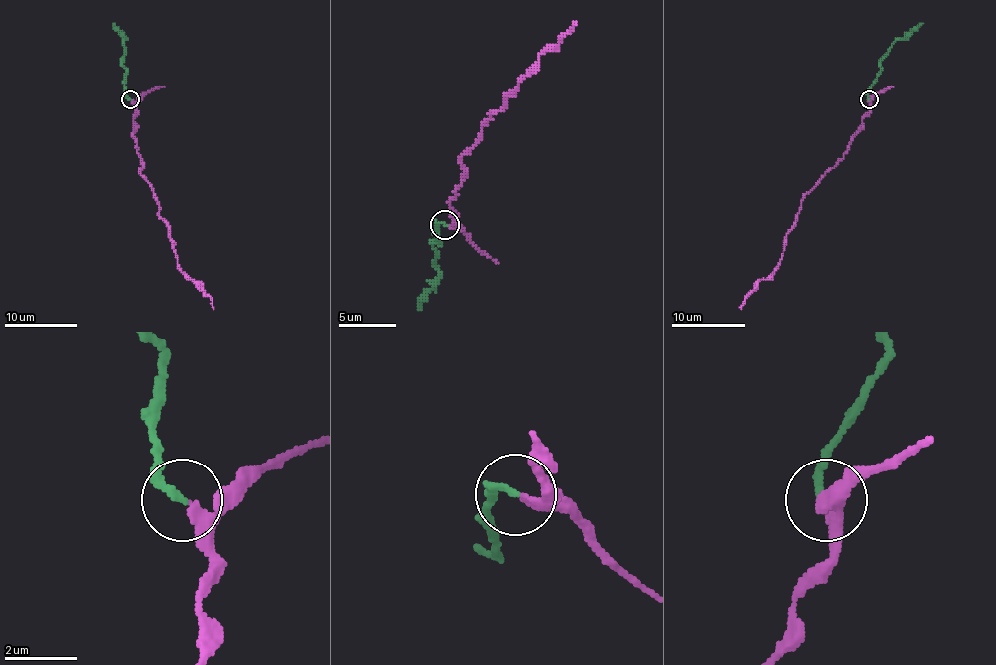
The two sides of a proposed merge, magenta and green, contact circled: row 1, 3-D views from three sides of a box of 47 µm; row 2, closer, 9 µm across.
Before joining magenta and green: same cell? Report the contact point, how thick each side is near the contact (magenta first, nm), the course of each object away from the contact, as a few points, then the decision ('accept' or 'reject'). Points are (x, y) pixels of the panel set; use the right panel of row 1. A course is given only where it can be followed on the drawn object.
at (869, 99); 200 nm thick on the magenta side, 200 nm on the other; magenta runs (869, 100), (869, 112), (862, 120), (862, 127), (845, 153), (801, 202), (778, 267), (745, 298), (741, 309); green runs (869, 100), (867, 90), (880, 70), (880, 58), (897, 40), (923, 23); accept

